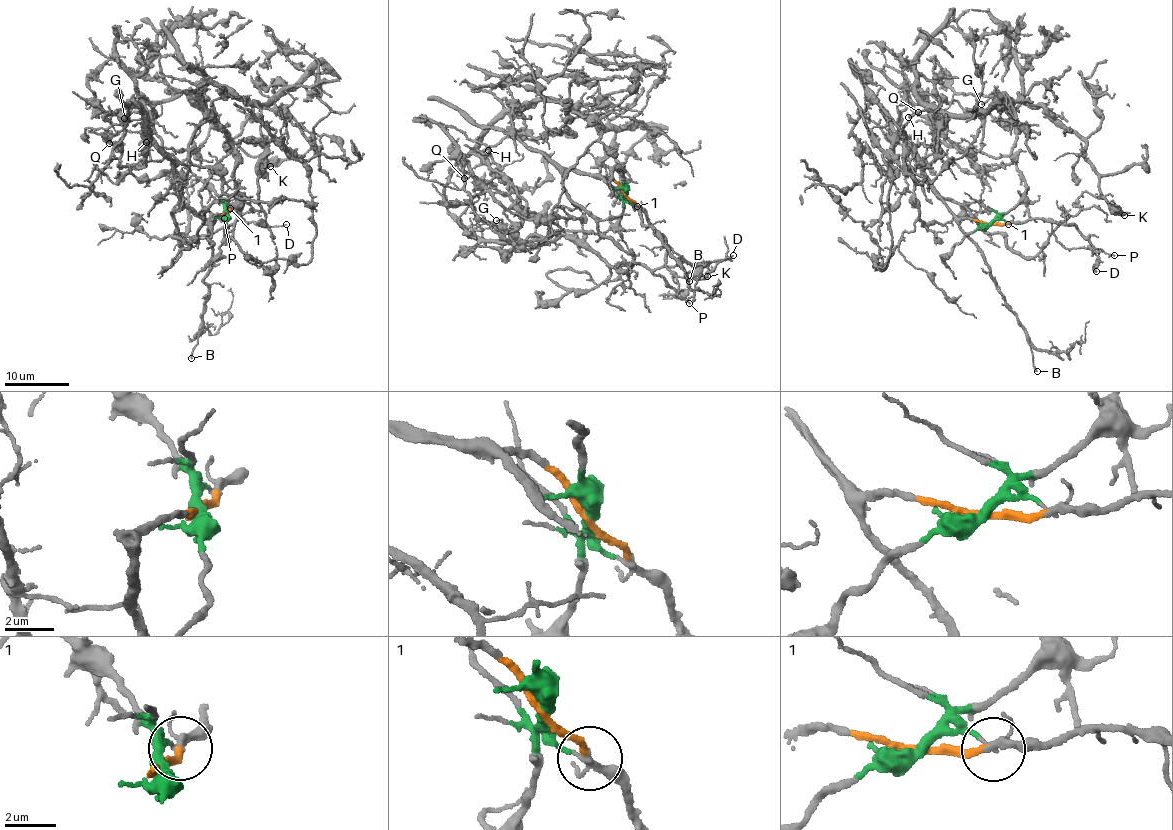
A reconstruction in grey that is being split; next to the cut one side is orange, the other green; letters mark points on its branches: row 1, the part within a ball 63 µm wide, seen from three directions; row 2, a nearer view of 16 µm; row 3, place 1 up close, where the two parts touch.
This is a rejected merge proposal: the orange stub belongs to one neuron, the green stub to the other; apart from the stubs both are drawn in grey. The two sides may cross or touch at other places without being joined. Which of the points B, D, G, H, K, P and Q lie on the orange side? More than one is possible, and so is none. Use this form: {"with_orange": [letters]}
{"with_orange": ["B", "D", "P"]}

